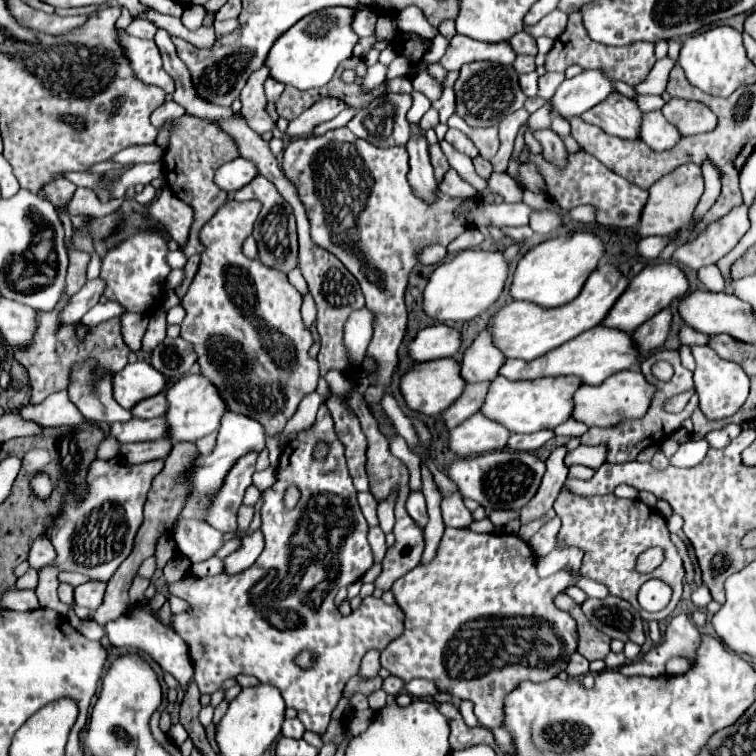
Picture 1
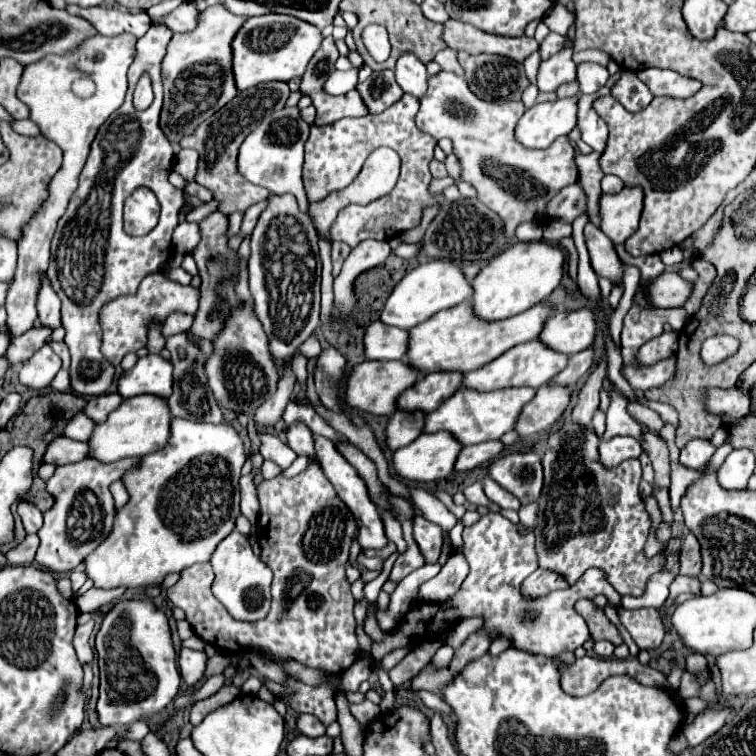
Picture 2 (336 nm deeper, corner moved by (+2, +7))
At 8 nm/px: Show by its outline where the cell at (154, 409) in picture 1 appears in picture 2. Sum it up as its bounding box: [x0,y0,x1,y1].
[84,393,122,423]

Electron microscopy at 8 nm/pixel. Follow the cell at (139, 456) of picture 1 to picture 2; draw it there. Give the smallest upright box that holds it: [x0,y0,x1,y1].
[44,437,88,465]

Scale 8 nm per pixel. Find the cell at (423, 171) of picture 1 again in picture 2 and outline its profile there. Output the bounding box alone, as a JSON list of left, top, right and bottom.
[396,53,428,99]

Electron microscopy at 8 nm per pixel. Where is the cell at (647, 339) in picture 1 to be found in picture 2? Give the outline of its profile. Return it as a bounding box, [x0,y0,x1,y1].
[552,349,594,385]

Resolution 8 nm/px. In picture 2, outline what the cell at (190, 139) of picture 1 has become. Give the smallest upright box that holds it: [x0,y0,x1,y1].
[180,81,290,215]

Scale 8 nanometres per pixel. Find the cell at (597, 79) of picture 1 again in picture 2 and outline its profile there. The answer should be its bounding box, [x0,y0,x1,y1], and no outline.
[516,95,578,149]

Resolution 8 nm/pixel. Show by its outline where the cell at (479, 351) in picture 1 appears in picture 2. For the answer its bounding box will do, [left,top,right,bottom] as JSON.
[398,373,462,413]

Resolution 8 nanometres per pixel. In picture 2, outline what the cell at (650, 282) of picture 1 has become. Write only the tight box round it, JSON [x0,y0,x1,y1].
[540,307,598,355]

